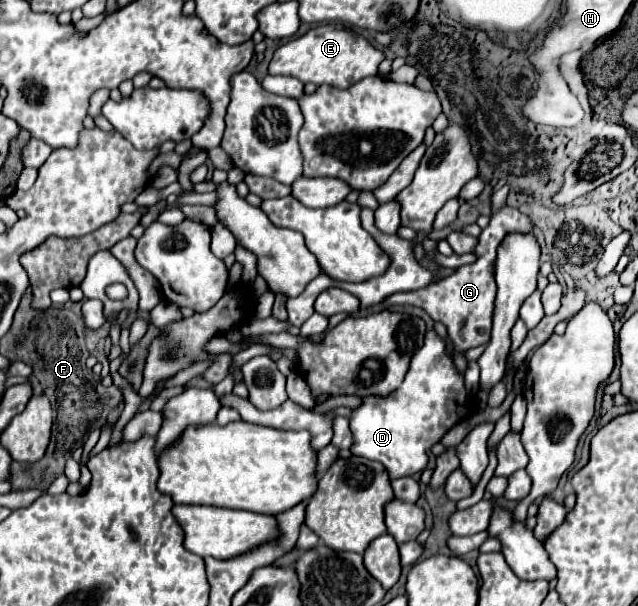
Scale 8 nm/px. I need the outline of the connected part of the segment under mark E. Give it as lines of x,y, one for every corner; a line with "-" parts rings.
328,23
310,29
306,35
292,39
274,51
274,57
268,65
270,75
292,75
302,83
314,85
332,85
332,87
350,87
356,81
376,75
384,53
372,47
366,37
344,29
340,23

